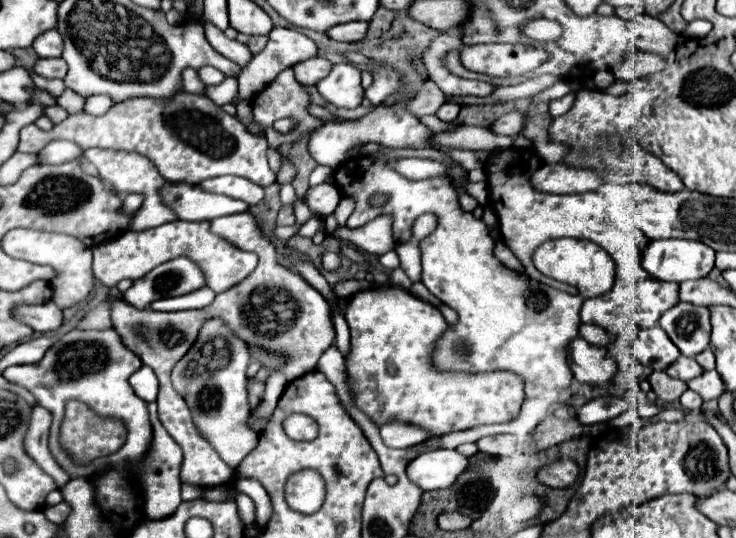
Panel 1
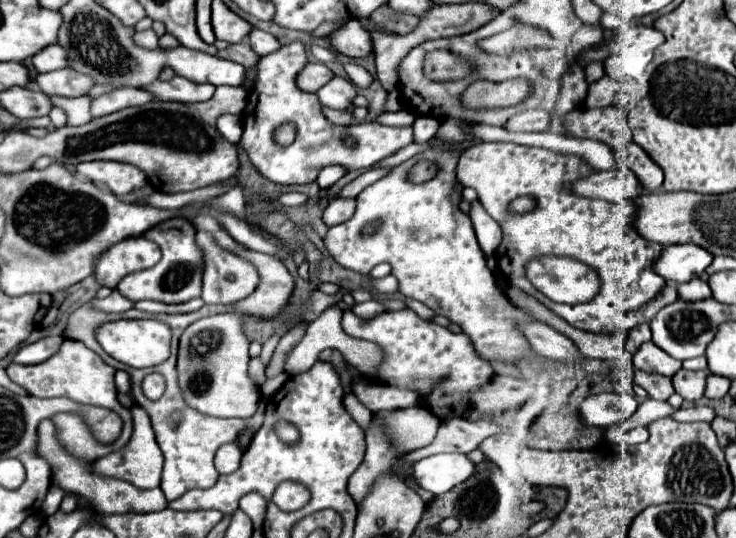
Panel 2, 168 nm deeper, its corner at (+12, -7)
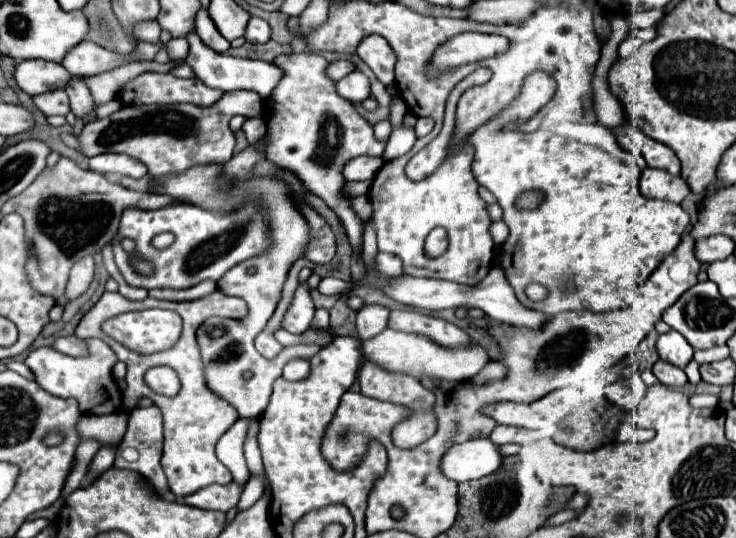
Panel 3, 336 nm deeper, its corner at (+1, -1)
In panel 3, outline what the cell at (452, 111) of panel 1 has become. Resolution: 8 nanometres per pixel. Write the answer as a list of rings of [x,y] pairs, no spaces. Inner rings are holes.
[[[419,117],[417,125],[415,125],[415,133],[417,133],[417,137],[425,137],[431,133],[433,127],[435,127],[435,121],[431,117]]]

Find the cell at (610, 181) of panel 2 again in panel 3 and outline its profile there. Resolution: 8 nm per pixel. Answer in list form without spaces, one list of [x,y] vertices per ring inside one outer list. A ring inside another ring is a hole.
[[[645,167],[641,171],[641,193],[645,197],[651,199],[665,199],[665,201],[675,201],[681,203],[689,197],[689,185],[677,175],[673,177],[671,173],[663,171],[663,169],[653,169],[653,167]]]

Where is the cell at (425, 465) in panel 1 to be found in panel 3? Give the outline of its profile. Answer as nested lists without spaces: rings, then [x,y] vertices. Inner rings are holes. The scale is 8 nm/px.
[[[489,439],[457,443],[441,459],[441,473],[457,483],[481,479],[501,465],[501,455]]]

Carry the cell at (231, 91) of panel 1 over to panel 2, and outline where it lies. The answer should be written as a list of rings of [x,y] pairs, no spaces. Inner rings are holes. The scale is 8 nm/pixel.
[[[122,87],[122,89],[116,89],[112,93],[106,93],[98,99],[94,99],[92,117],[102,117],[102,115],[114,113],[114,111],[124,109],[124,107],[142,105],[142,103],[148,103],[150,99],[152,97],[146,91],[140,91],[140,89],[134,89],[134,87]]]

